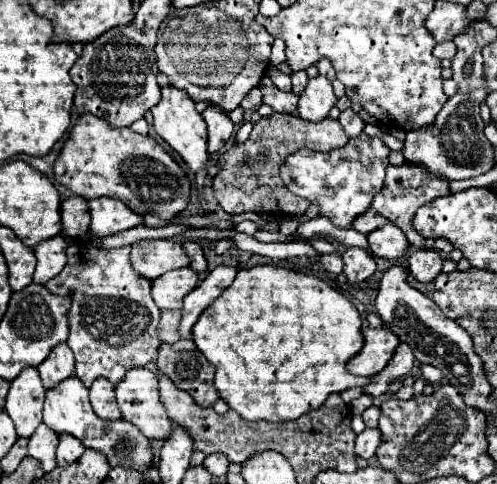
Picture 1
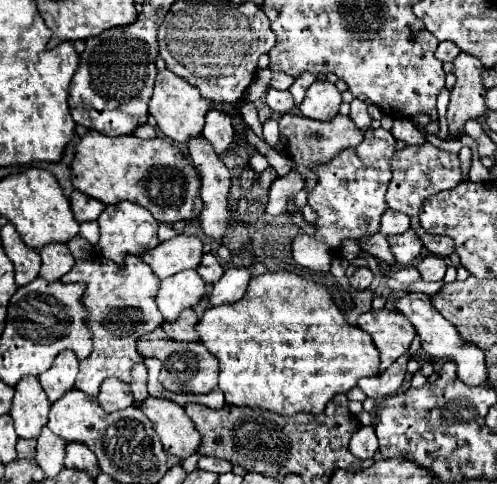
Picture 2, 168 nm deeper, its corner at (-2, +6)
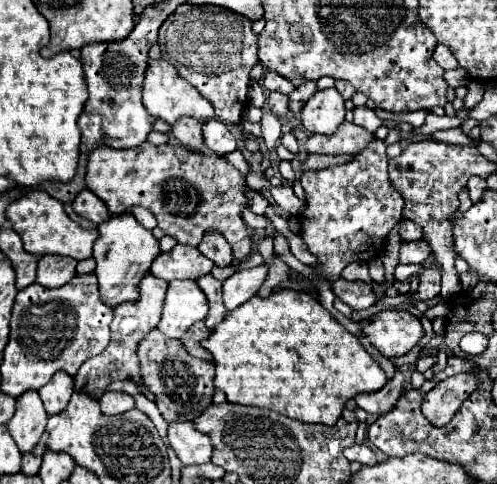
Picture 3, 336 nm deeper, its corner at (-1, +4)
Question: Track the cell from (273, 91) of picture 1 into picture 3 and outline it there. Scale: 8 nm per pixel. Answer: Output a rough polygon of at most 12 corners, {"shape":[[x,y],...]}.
{"shape":[[269,94],[267,106],[277,116],[285,116],[287,96]]}

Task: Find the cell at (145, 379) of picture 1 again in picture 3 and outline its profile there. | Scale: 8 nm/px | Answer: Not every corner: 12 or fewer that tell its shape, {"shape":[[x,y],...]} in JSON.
{"shape":[[191,422],[167,436],[183,464],[211,462],[211,438]]}

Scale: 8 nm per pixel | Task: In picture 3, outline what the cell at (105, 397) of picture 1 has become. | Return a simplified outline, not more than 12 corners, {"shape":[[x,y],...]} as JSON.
{"shape":[[125,392],[101,396],[103,414],[123,414],[135,408],[133,396]]}

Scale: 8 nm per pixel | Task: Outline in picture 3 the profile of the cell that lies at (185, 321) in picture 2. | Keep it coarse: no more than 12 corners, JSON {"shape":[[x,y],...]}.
{"shape":[[197,322],[181,338],[191,356],[213,362],[201,346],[211,330]]}

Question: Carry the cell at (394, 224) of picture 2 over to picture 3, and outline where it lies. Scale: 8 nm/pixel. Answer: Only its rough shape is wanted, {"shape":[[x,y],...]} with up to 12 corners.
{"shape":[[401,220],[399,234],[405,242],[423,240],[423,228]]}

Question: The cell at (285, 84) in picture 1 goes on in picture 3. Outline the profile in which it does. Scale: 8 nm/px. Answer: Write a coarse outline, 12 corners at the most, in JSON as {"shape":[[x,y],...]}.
{"shape":[[267,72],[263,84],[269,92],[291,94],[287,78]]}

